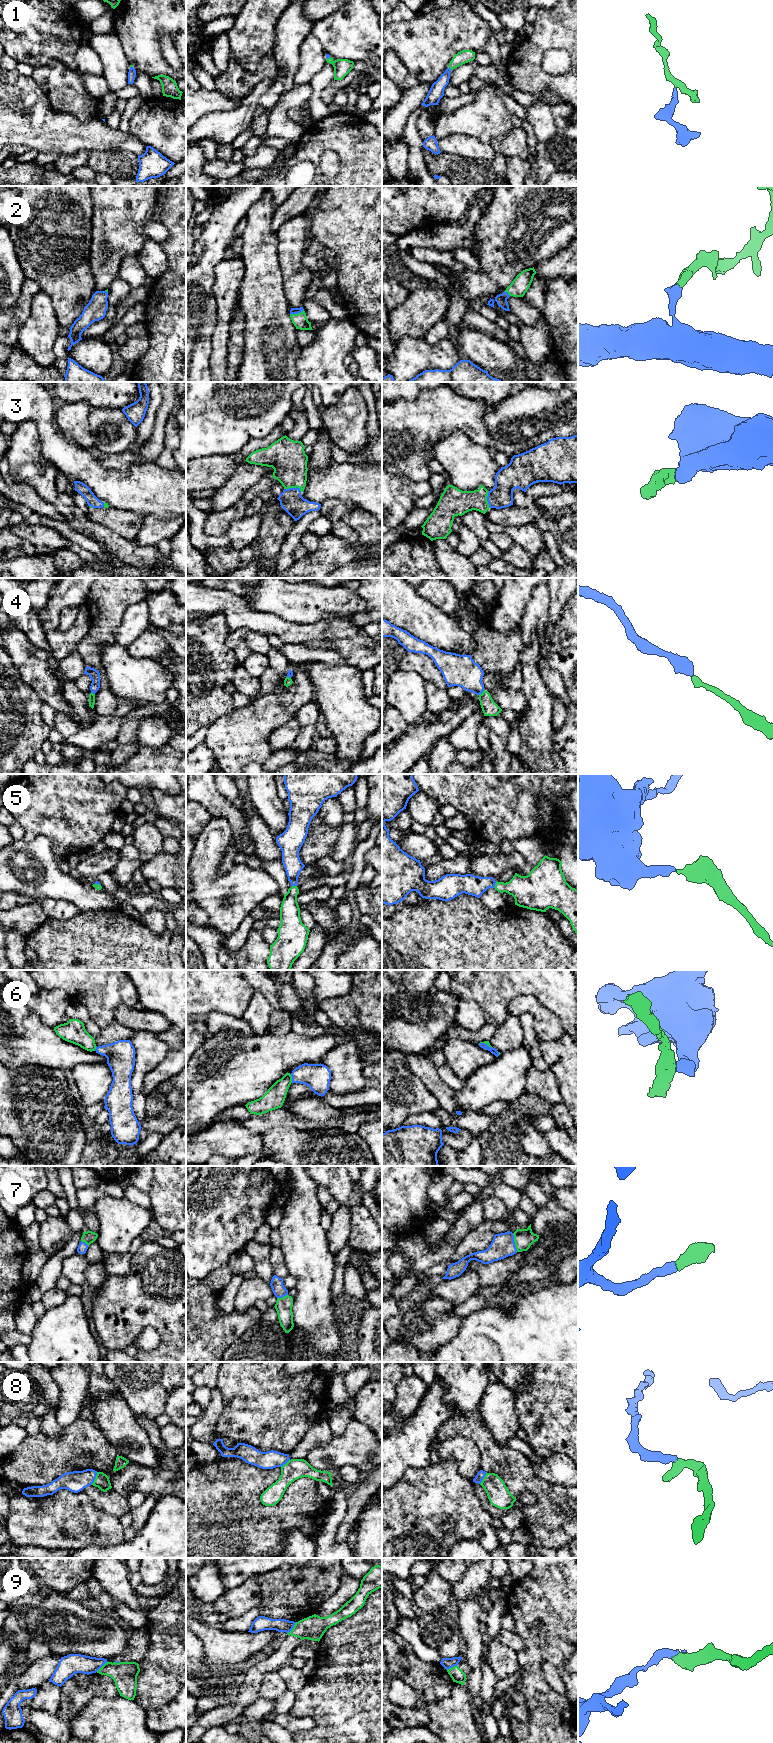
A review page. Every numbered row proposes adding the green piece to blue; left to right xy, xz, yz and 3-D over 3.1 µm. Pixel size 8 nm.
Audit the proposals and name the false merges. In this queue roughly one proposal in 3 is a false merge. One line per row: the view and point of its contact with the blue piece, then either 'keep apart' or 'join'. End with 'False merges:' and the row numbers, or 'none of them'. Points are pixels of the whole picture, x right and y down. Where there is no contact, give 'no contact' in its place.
1: xz (328, 57) | join
2: xz (296, 313) | join
3: xz (293, 488) | join
4: yz (481, 693) | join
5: yz (494, 885) | join
6: xz (292, 1078) | keep apart
7: yz (514, 1243) | join
8: xy (94, 1478) | join
9: xz (292, 1628) | keep apart
False merges: 6, 9

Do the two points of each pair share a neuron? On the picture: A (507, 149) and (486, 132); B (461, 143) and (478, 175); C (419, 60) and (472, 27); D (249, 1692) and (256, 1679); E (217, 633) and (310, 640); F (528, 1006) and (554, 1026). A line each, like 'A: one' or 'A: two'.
A: two
B: two
C: one
D: one
E: two
F: one

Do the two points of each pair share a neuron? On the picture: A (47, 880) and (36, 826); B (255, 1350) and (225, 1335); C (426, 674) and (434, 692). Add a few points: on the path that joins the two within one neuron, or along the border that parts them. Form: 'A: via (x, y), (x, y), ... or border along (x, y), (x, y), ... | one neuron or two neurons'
A: border along (23, 838), (31, 841), (45, 835), (54, 853) | two neurons
B: border along (254, 1325), (239, 1336), (224, 1351) | two neurons
C: border along (425, 680), (429, 680), (437, 687), (446, 690) | two neurons

